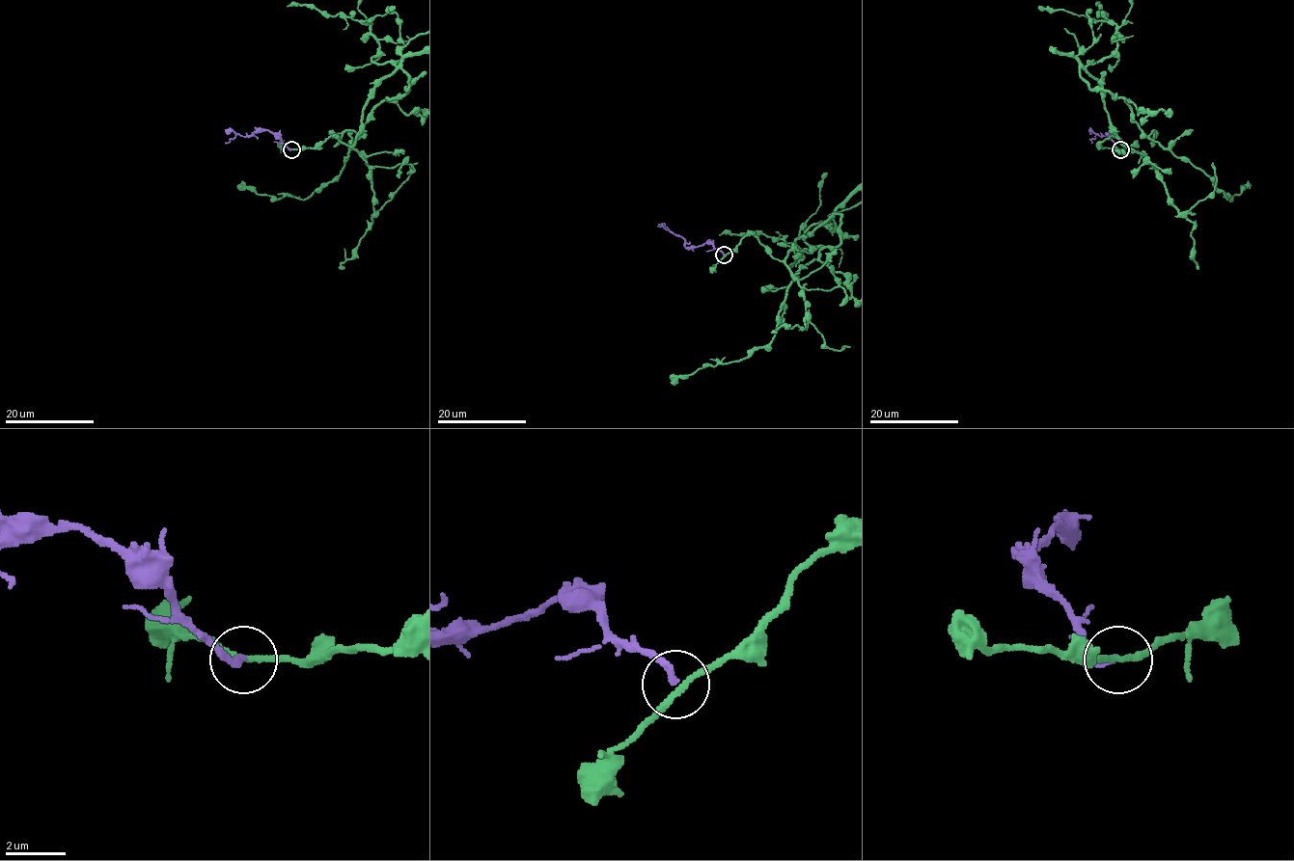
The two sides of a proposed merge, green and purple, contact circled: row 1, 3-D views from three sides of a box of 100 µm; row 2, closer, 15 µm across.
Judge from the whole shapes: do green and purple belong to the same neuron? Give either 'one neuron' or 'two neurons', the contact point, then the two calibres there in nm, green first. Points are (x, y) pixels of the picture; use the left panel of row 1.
two neurons; place (291, 149); calibres 190 and 220 nm

